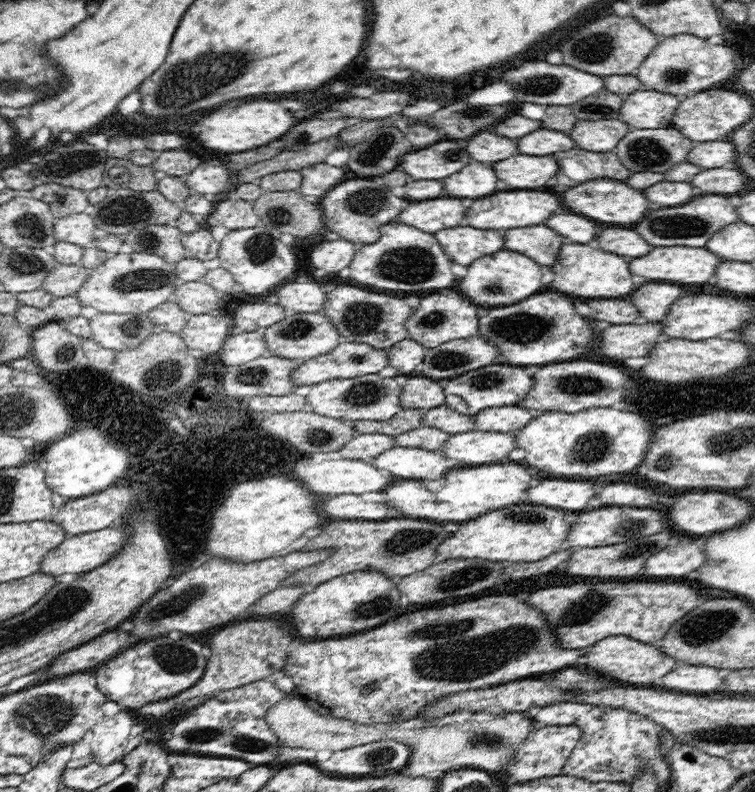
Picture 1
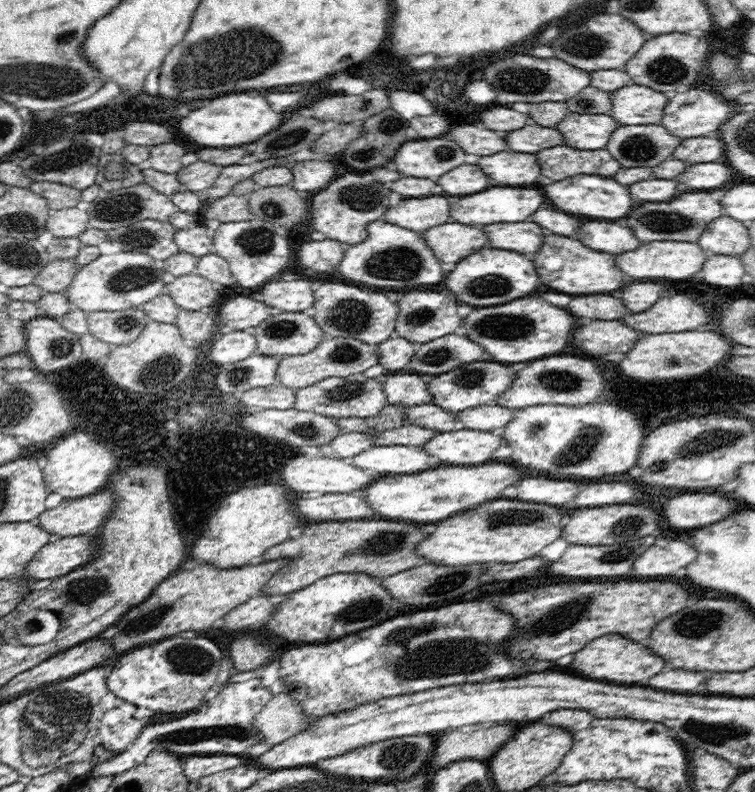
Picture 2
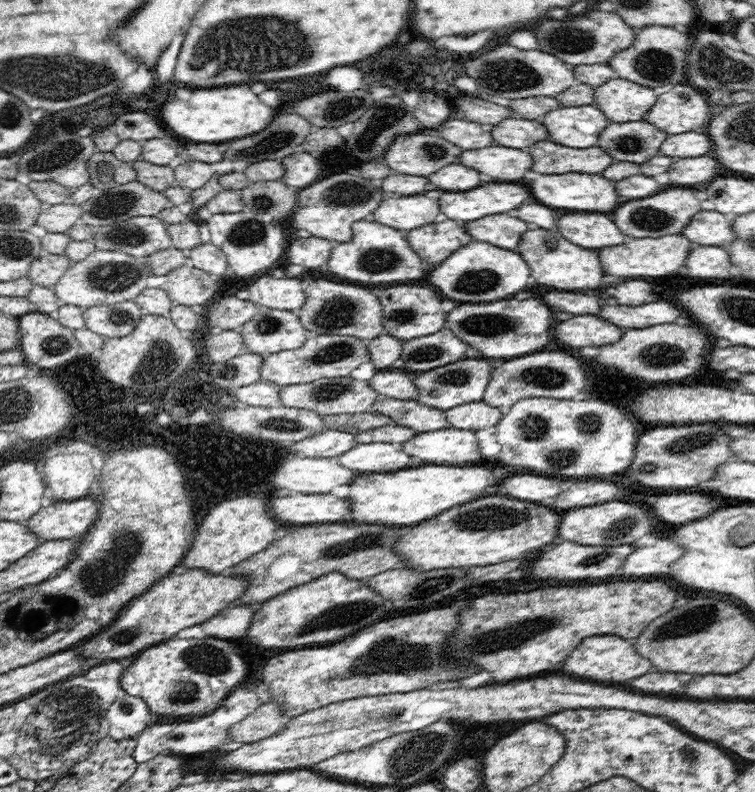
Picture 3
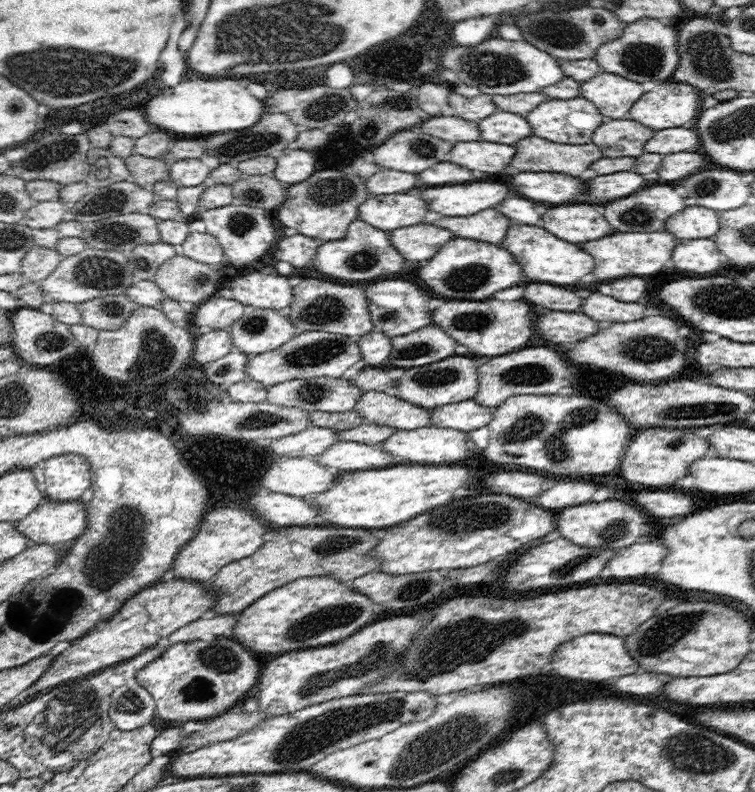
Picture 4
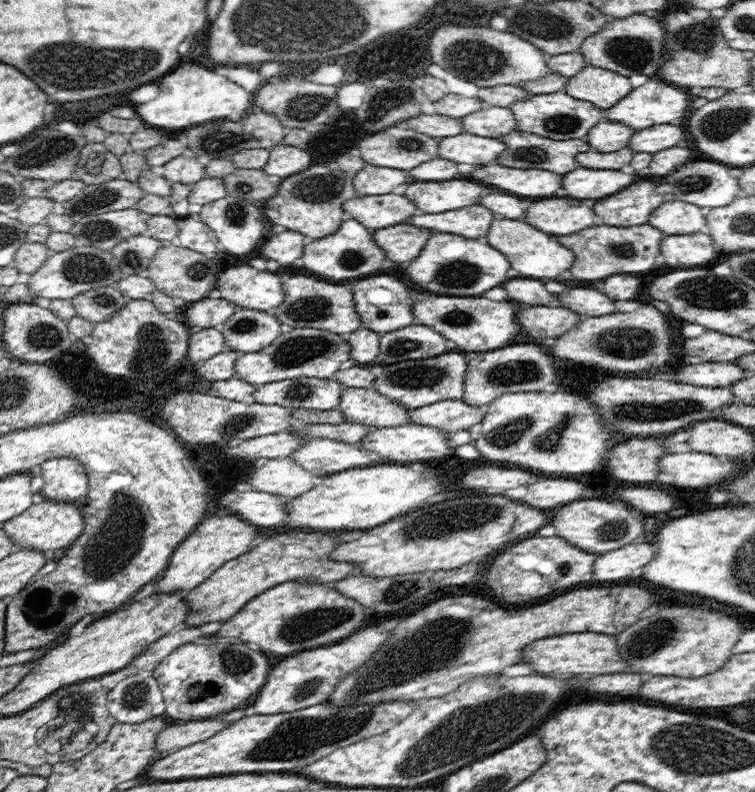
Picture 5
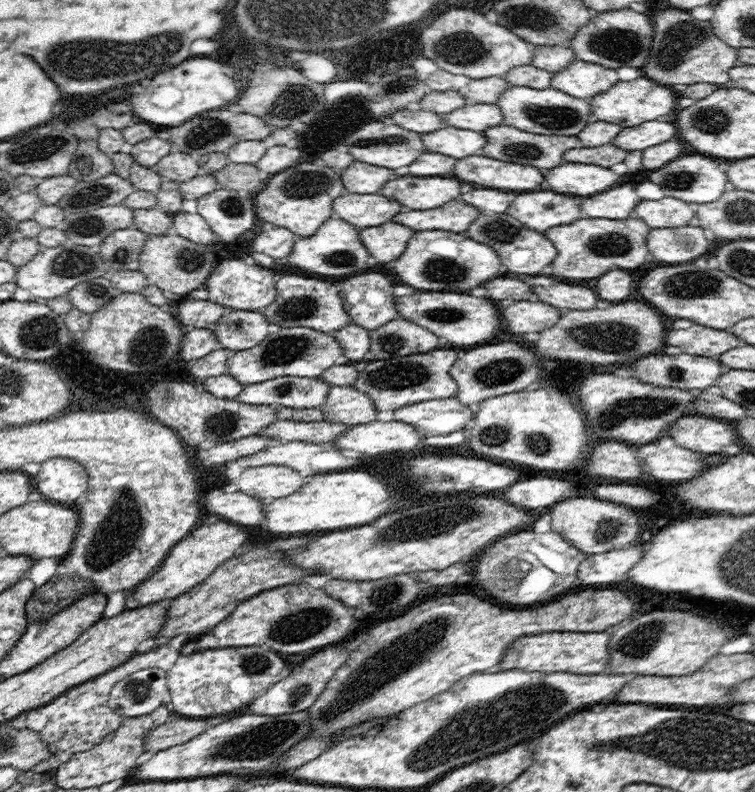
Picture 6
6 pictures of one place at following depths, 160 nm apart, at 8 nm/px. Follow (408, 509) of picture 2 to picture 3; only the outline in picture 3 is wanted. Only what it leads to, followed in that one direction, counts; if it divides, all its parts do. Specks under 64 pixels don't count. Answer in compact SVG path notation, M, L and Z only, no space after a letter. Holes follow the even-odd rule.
M420 466L386 474L365 473L354 478L350 500L352 516L360 524L400 524L412 526L428 522L454 506L486 497L486 490L494 488L500 478L490 468L482 466Z

